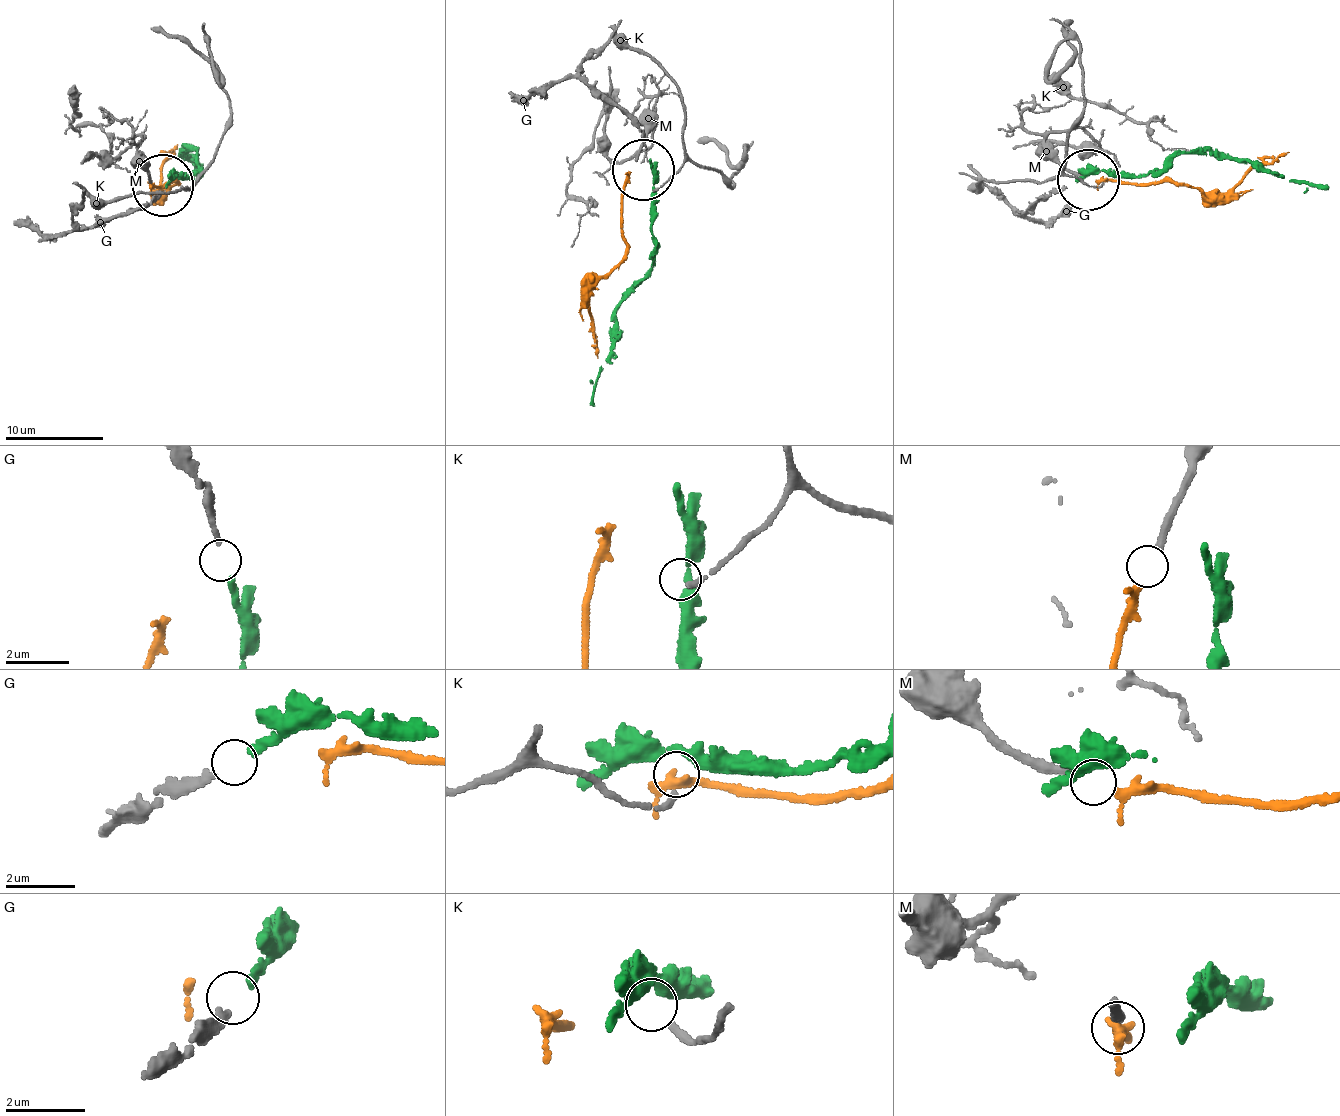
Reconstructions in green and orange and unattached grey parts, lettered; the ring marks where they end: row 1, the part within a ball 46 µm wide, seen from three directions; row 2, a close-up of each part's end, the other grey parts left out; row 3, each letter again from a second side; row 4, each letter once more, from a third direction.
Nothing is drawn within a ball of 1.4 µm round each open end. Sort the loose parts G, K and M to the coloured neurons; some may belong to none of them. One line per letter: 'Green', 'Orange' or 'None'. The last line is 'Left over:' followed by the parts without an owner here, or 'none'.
G: Green
K: None
M: Orange
Left over: K

